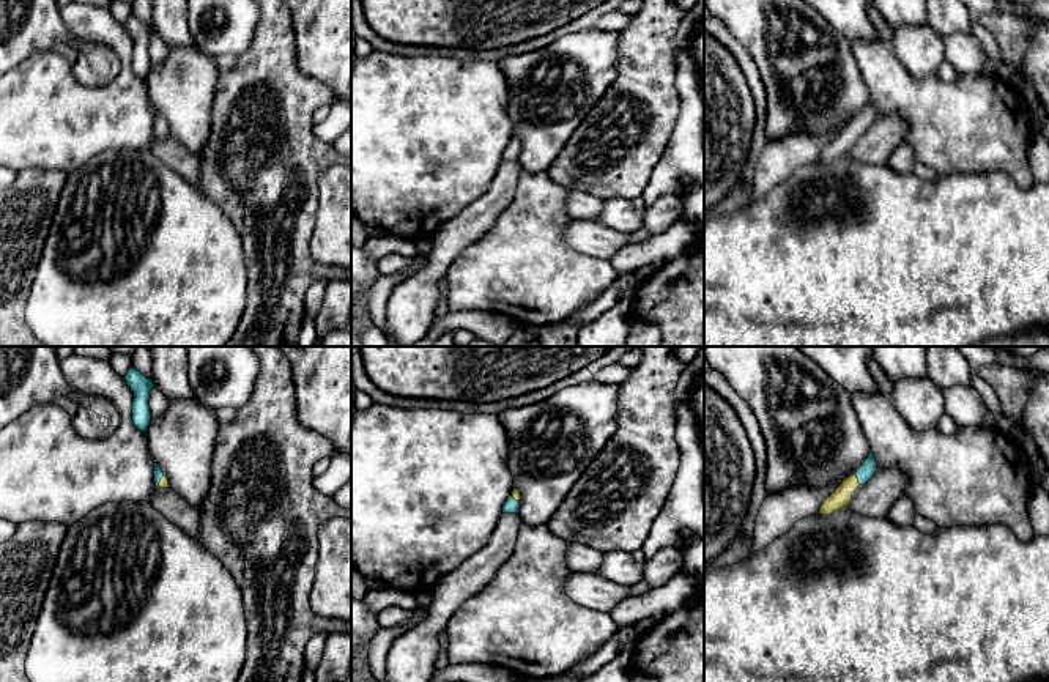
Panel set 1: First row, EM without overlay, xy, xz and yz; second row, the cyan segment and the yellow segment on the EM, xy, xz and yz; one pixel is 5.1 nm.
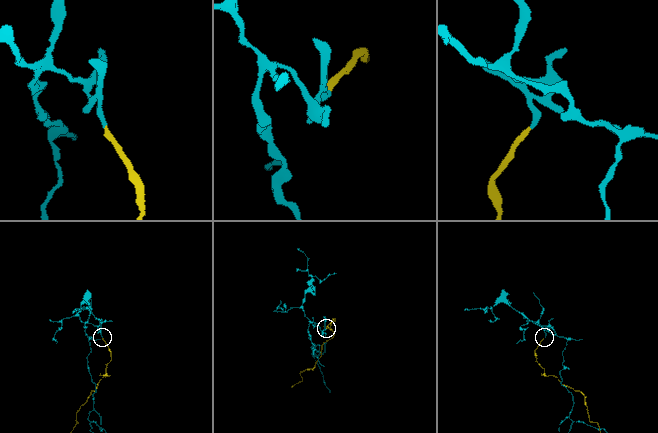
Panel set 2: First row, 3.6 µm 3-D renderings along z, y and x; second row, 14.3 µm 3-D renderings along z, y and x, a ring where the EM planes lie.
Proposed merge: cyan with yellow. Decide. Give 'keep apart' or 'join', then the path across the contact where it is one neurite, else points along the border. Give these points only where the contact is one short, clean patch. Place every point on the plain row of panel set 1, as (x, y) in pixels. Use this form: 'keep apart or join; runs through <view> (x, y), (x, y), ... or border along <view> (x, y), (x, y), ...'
join; runs through yz (870, 114), (857, 125), (841, 144)

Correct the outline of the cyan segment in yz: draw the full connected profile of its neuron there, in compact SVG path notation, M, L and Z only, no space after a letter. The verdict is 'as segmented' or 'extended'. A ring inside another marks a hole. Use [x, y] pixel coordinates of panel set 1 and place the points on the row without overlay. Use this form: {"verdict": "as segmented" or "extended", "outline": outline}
{"verdict": "extended", "outline": "M871 98L865 110L857 117L857 120L846 124L843 131L824 148L819 161L830 162L843 154L847 154L852 146L852 140L860 132L868 131L868 128L876 121L876 118L877 110Z"}

